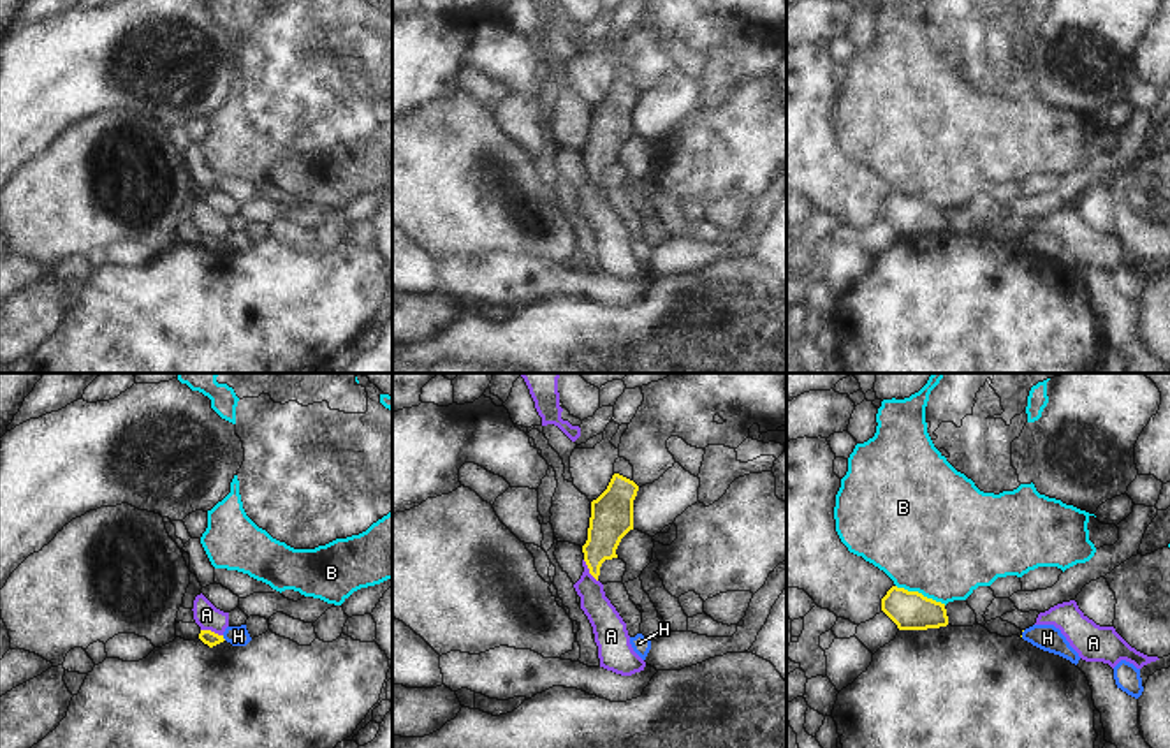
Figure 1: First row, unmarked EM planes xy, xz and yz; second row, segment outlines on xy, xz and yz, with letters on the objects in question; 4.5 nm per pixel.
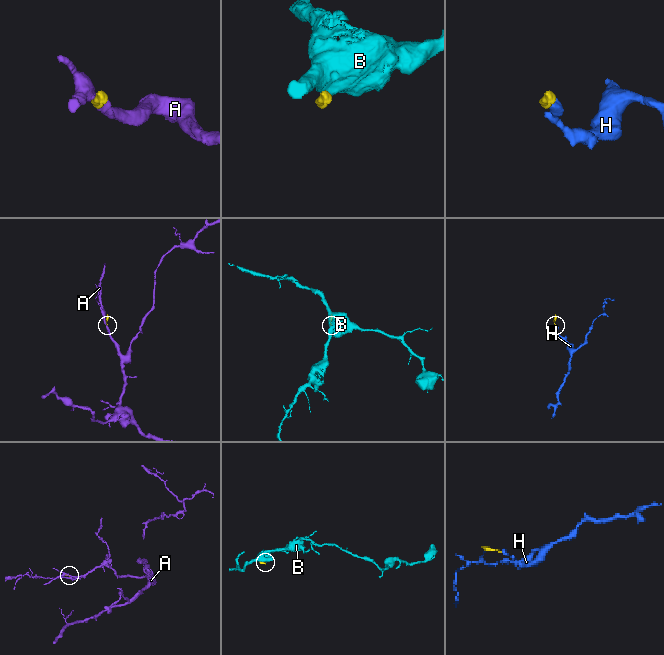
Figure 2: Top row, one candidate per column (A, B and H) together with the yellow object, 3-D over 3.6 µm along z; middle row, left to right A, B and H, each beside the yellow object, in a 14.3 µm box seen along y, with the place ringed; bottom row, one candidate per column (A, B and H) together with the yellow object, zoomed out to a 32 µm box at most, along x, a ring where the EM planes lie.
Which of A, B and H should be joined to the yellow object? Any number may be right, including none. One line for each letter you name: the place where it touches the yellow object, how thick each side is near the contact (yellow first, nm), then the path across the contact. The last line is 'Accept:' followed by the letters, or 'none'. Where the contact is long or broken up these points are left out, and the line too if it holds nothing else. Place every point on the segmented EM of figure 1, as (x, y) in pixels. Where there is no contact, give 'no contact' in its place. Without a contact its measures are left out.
Accept: none

